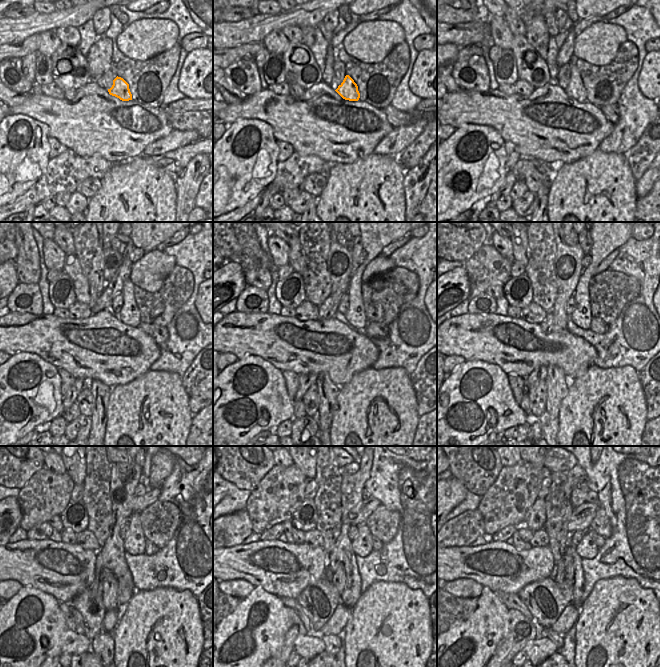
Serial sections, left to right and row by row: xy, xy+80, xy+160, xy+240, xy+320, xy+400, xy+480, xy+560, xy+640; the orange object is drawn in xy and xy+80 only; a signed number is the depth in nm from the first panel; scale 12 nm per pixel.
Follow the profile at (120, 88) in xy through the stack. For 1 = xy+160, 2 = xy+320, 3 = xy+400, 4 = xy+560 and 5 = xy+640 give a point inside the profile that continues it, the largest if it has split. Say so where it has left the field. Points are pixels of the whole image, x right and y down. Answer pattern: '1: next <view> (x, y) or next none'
1: next xy+160 (575, 89)
2: next xy+320 (355, 315)
3: next xy+400 (581, 316)
4: next xy+560 (362, 545)
5: next xy+640 (586, 548)

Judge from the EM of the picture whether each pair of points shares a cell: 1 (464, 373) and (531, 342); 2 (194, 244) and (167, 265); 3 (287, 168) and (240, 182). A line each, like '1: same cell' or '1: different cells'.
1: different cells
2: different cells
3: different cells

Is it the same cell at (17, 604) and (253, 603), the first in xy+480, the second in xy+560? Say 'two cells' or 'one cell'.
one cell

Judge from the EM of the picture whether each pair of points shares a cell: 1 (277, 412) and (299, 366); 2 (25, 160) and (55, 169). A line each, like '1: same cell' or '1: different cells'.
1: different cells
2: different cells

